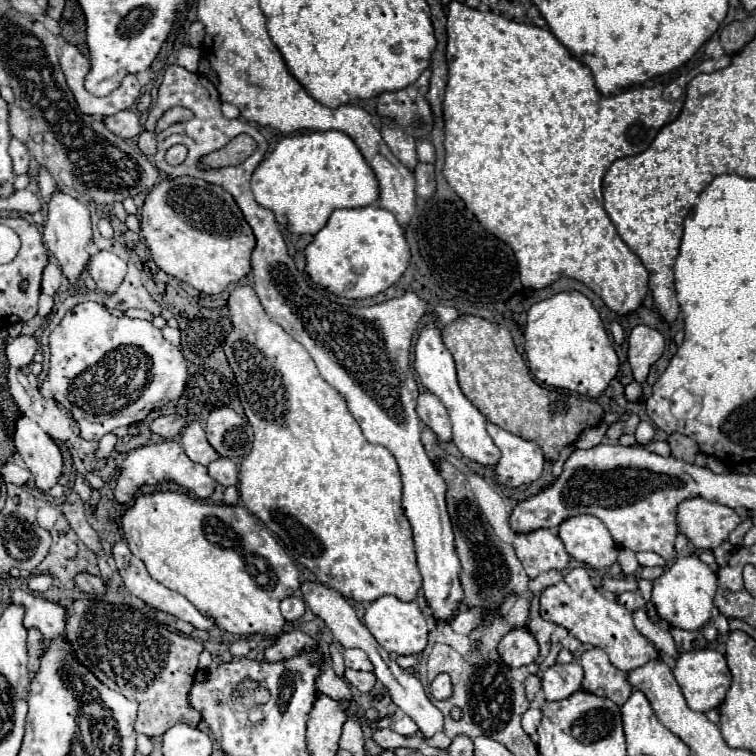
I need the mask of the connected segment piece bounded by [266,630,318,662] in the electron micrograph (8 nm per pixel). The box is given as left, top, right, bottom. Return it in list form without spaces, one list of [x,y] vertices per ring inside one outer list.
[[[294,630],[294,632],[286,632],[278,638],[278,642],[274,642],[274,646],[270,646],[266,650],[266,660],[268,662],[278,662],[278,660],[288,660],[288,658],[294,658],[298,656],[306,646],[316,646],[318,642],[300,632],[300,630]]]

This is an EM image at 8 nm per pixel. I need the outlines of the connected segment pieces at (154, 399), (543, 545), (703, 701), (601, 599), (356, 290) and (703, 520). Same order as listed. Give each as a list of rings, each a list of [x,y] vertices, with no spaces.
[[[82,302],[74,306],[50,334],[50,368],[40,392],[42,396],[58,400],[72,412],[82,438],[100,440],[118,426],[140,422],[150,412],[180,398],[186,378],[188,370],[180,348],[172,346],[152,322],[126,316],[116,318],[96,302]]]
[[[548,528],[516,534],[514,550],[530,578],[546,570],[564,570],[568,566],[568,552],[560,536]]]
[[[710,648],[698,650],[698,652],[686,652],[680,654],[676,660],[674,668],[674,678],[682,688],[682,694],[688,702],[688,706],[696,712],[708,712],[708,710],[718,710],[726,698],[726,692],[732,682],[732,674],[728,670],[726,658]]]
[[[572,568],[570,574],[566,574],[558,584],[548,586],[542,592],[540,614],[544,620],[564,626],[580,642],[590,642],[592,646],[602,648],[608,654],[610,662],[622,672],[636,670],[638,666],[644,666],[646,662],[660,656],[658,650],[648,642],[648,638],[636,630],[632,614],[616,600],[606,598],[602,592],[598,592],[584,568]]]
[[[376,204],[334,210],[328,224],[304,250],[306,274],[318,286],[344,298],[372,298],[390,288],[408,268],[410,248],[396,216]]]
[[[684,500],[678,506],[680,532],[702,550],[718,548],[740,522],[742,518],[736,510],[716,502]]]

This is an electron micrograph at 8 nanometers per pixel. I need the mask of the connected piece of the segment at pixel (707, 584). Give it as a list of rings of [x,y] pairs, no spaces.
[[[686,556],[678,558],[660,578],[654,580],[652,588],[652,604],[656,608],[656,614],[666,620],[674,628],[682,630],[702,630],[704,624],[712,618],[712,600],[718,590],[716,574],[698,558],[698,556]]]

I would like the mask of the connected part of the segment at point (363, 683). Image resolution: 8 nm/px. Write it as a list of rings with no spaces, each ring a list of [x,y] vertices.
[[[346,668],[344,678],[348,680],[348,684],[358,688],[360,692],[370,692],[374,688],[374,684],[376,684],[376,676],[372,672],[356,672],[352,668]]]

